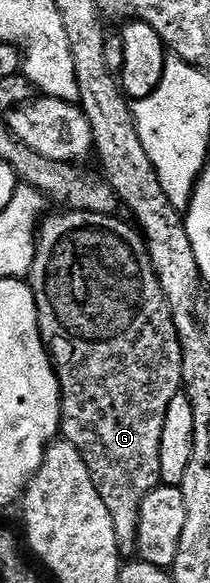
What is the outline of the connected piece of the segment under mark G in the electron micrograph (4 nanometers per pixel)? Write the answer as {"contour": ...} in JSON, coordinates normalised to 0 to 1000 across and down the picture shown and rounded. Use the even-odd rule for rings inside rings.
{"contour":[[[362,362],[271,364],[290,365],[238,364],[186,388],[157,463],[138,467],[129,482],[157,492],[195,578],[214,583],[252,631],[271,635],[271,655],[290,666],[286,748],[338,758],[395,780],[395,794],[414,794],[414,808],[433,808],[452,842],[471,842],[514,880],[529,882],[529,897],[548,902],[548,925],[581,957],[614,959],[652,945],[662,870],[681,863],[681,856],[700,856],[710,844],[767,830],[757,758],[776,753],[776,719],[795,719],[795,696],[814,693],[814,684],[833,684],[833,678],[867,672],[871,667],[862,659],[871,602],[852,588],[852,575],[833,568],[833,547],[814,537],[814,527],[786,511],[776,492],[710,443],[690,410],[667,398],[610,377],[571,379],[571,370],[557,369],[371,365]]]}

